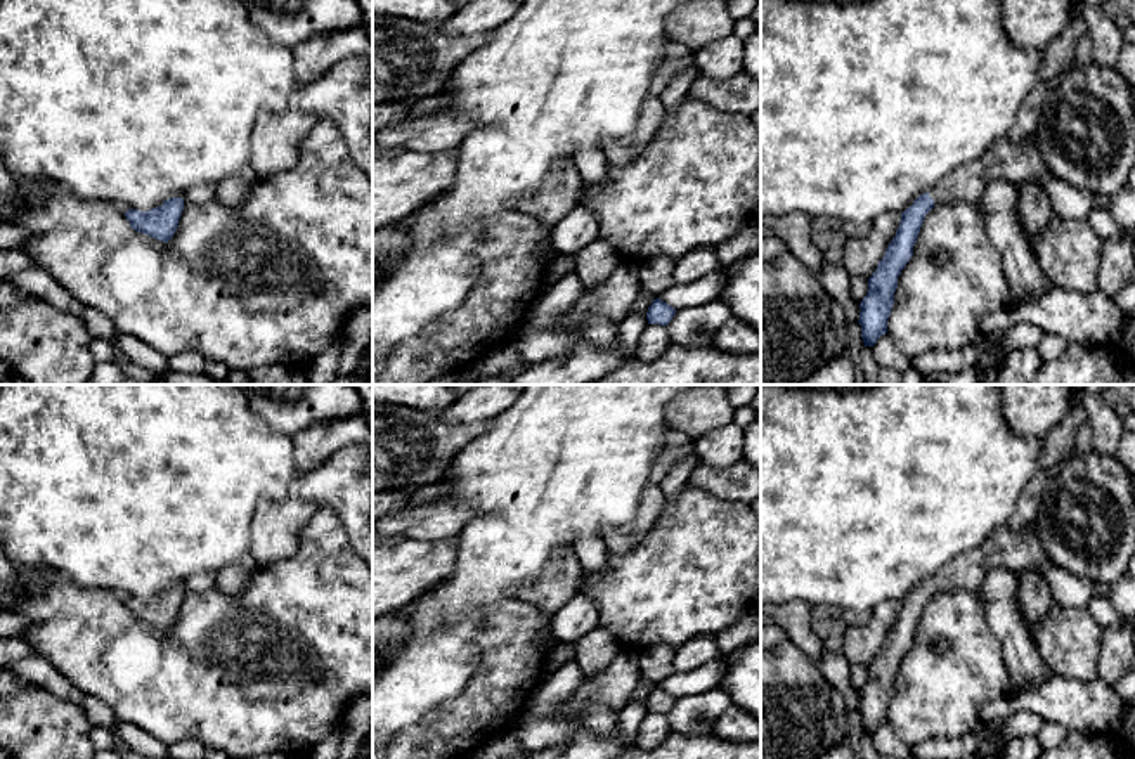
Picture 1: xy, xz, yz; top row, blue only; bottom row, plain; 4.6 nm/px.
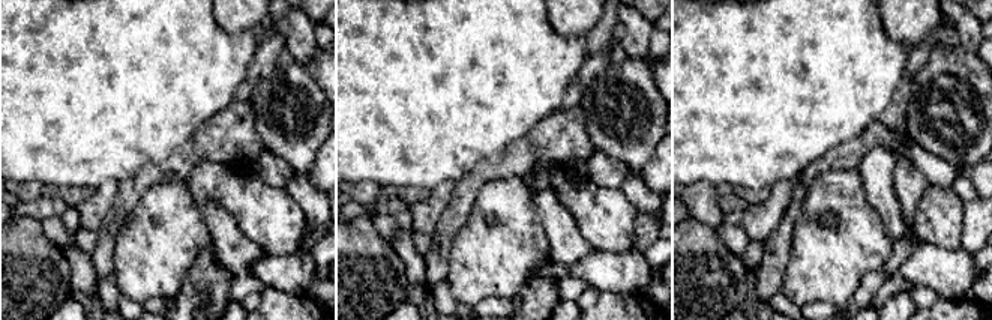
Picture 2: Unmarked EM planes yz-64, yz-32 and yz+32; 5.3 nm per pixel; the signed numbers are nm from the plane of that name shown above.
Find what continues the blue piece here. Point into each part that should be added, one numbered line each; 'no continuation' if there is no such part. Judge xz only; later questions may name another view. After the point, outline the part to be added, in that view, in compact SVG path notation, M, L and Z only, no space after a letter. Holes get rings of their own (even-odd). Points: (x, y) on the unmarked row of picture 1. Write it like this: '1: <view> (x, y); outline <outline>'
no continuation

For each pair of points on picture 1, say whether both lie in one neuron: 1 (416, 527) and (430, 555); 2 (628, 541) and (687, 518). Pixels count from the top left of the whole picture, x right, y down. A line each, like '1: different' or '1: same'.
1: different
2: different

